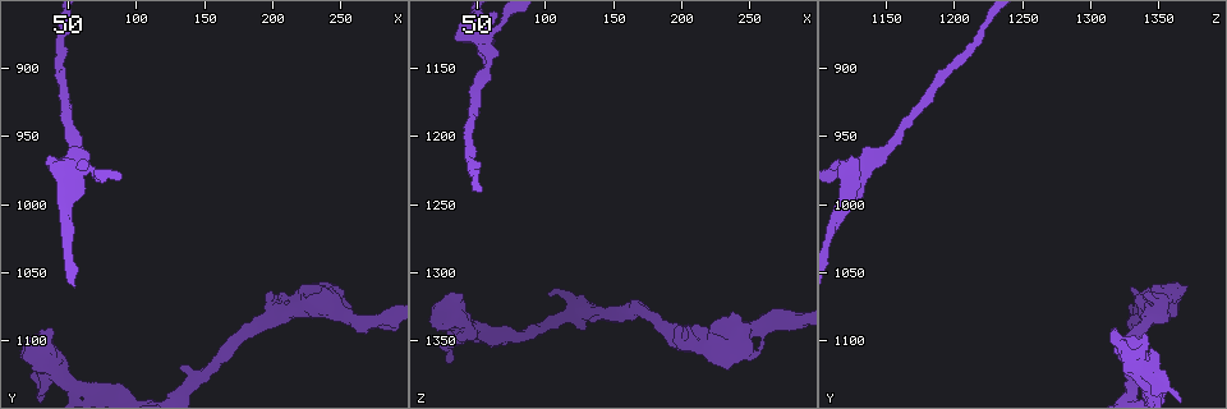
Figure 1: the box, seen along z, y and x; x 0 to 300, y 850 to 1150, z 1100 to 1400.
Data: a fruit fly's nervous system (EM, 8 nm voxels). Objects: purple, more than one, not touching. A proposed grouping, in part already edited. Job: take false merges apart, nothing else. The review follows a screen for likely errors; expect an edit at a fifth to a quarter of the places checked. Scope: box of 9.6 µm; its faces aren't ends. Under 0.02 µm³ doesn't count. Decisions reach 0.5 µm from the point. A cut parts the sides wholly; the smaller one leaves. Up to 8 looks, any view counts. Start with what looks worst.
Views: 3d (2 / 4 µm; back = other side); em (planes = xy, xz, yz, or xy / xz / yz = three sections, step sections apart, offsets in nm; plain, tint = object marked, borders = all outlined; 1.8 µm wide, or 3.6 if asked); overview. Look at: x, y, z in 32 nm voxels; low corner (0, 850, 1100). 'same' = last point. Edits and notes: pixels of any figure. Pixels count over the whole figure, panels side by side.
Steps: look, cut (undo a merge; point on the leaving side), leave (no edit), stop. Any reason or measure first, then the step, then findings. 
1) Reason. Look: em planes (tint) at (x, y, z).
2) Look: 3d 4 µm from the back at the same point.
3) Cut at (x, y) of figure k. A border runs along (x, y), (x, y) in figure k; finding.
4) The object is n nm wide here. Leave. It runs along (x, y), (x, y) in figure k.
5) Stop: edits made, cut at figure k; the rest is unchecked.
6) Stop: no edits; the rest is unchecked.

Calibre changes. Look: 3d 2 µm at (68, 1136, 1346).

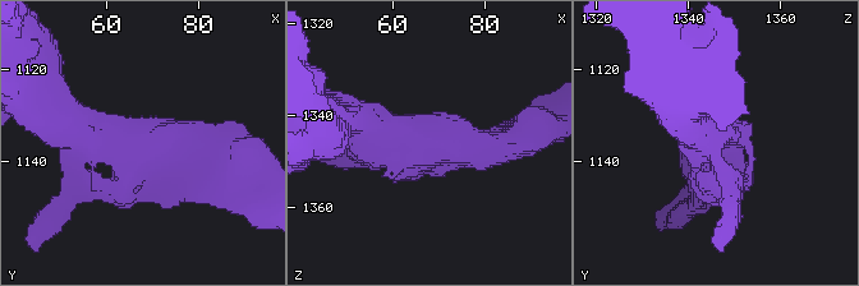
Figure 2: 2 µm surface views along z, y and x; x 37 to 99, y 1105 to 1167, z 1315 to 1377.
3 arms meet here; the arms are 170, 240, 300 nm wide; shape alone is not enough. Look: em xz step 16 (tint) at (69, 1135, 1345).

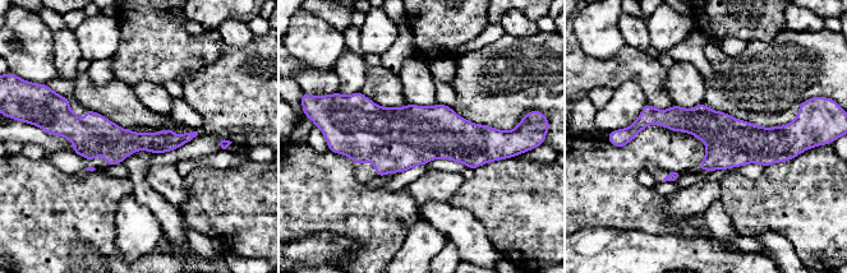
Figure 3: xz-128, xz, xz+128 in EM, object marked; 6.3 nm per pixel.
Look: em planes (borders) at the same point.

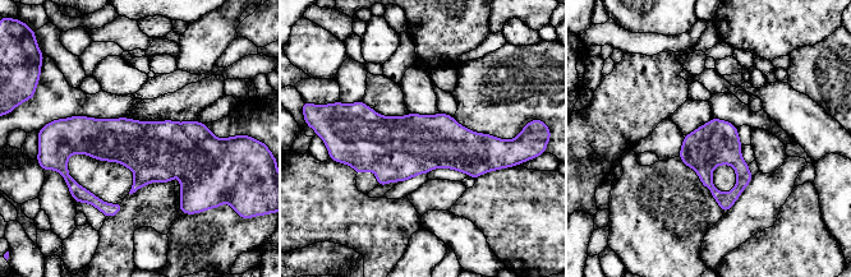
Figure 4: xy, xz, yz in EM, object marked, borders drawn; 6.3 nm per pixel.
Leave. All the same cell.

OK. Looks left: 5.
Look: 3d 2 µm from the back at (202, 1082, 1346).

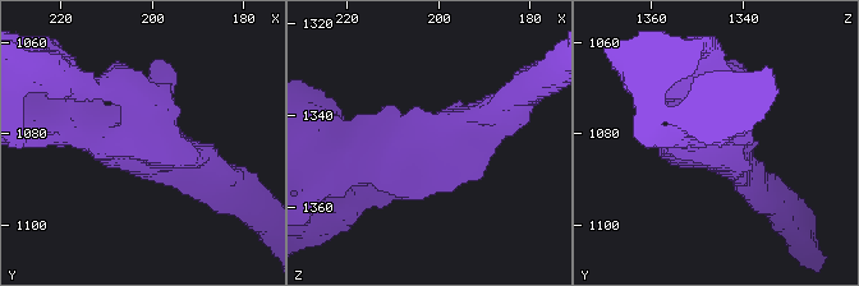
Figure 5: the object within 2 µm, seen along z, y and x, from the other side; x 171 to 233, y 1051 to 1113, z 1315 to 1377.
Look: em xz step 4 (tint) at (202, 1081, 1347).

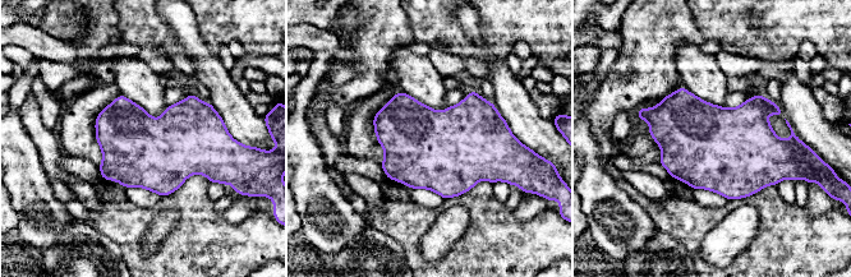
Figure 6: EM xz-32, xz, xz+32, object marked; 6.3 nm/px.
Another direction. Look: em planes (tint) at the same point.

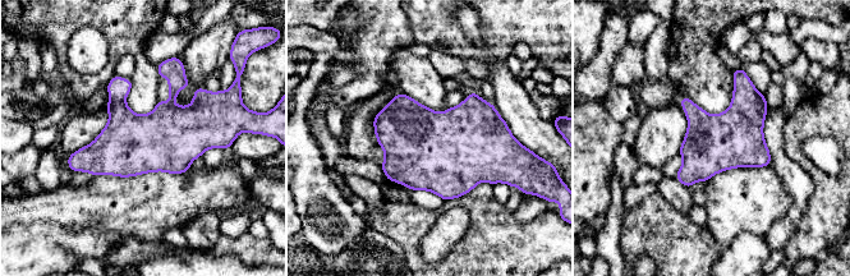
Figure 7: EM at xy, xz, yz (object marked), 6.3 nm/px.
Leave. One cell here.

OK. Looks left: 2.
Look: em xy step 8 (borders) at (52, 976, 1128).

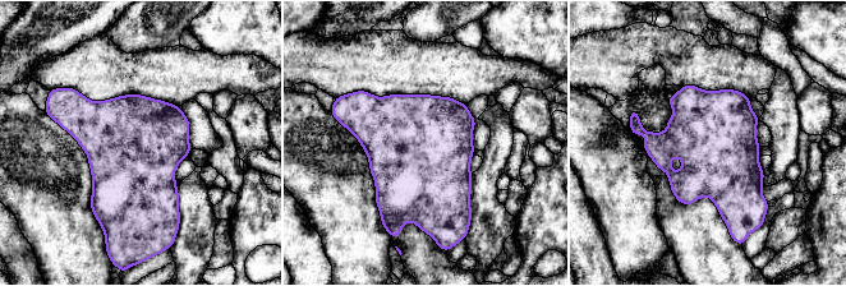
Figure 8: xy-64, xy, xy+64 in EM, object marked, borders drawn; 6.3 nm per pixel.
The object is 550 nm wide here. Leave. One cell here.

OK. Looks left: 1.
Stop: no edits; the rest is unchecked.

